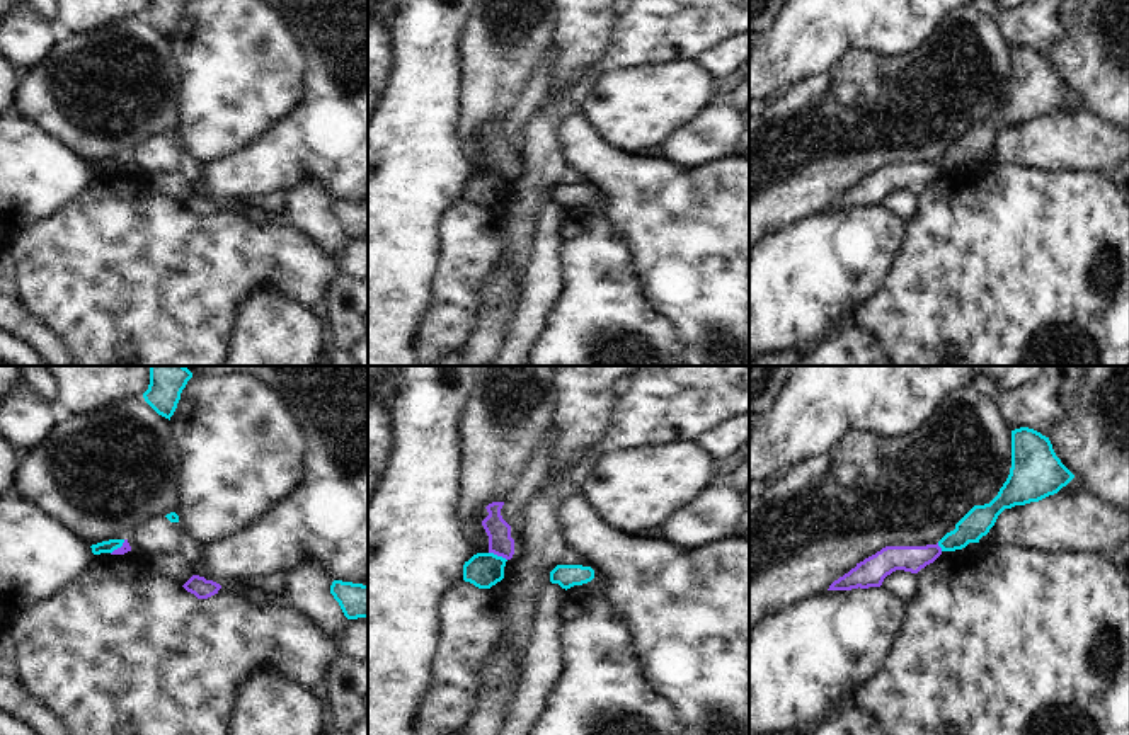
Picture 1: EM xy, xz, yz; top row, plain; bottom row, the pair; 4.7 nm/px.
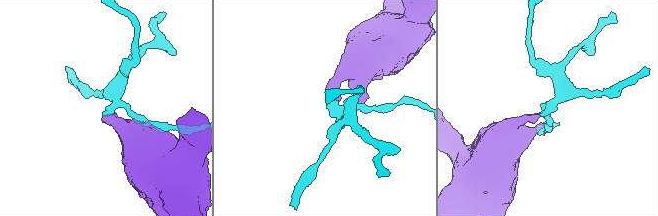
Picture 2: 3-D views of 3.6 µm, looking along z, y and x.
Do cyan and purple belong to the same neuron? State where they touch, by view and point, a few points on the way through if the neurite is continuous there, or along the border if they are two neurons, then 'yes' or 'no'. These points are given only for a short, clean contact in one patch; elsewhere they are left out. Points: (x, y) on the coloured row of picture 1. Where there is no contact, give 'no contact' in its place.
xz (496, 555) | along xz (489, 552), (506, 560) | no

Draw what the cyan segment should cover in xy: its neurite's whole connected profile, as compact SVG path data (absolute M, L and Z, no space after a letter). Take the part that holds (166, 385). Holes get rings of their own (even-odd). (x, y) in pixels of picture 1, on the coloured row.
M150 366L150 385L143 398L158 415L170 420L191 378L192 373L186 366Z

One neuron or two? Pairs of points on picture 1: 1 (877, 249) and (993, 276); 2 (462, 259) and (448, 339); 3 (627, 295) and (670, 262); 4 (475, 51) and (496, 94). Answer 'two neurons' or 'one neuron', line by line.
1: two neurons
2: one neuron
3: two neurons
4: one neuron

